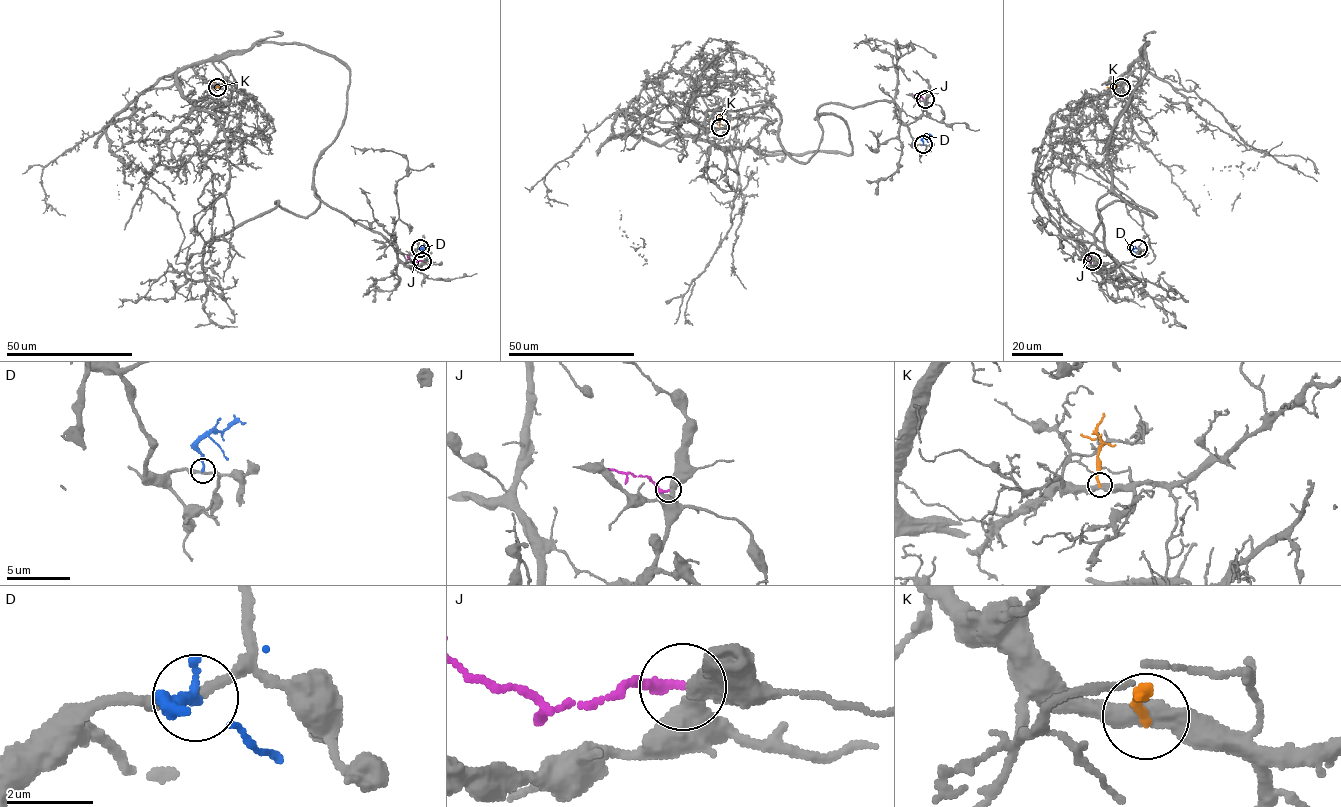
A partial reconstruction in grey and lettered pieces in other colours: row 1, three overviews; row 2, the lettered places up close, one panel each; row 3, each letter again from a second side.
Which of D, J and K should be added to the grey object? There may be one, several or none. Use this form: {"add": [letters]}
{"add": []}

